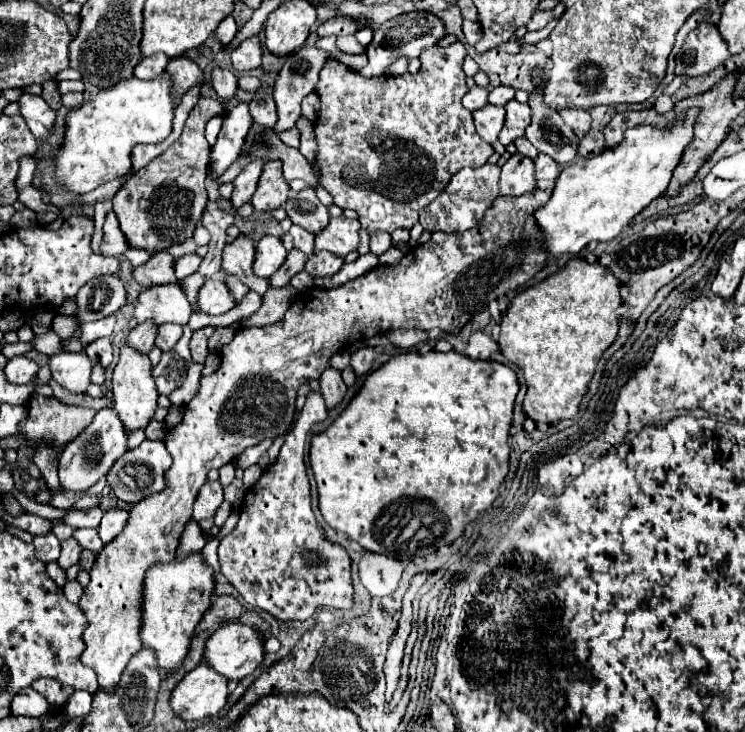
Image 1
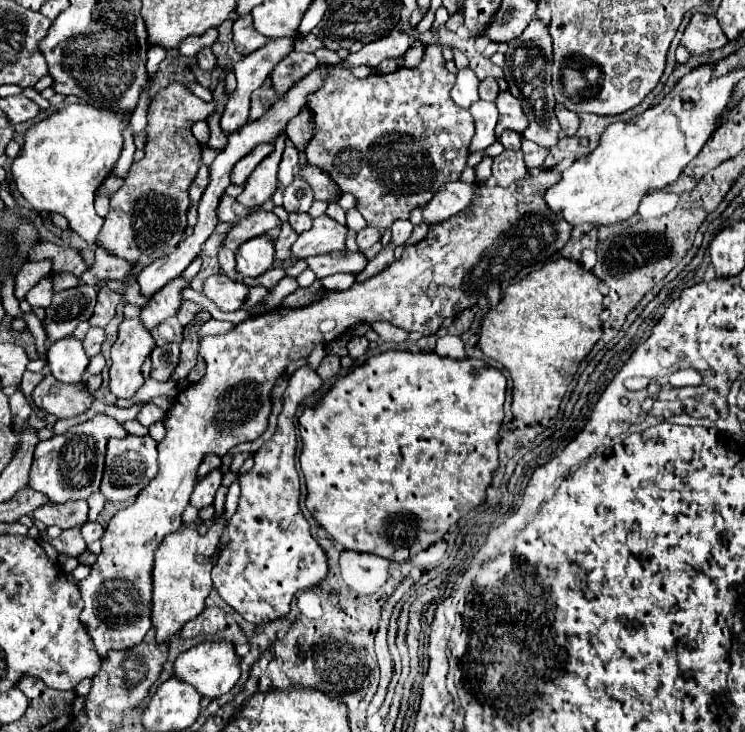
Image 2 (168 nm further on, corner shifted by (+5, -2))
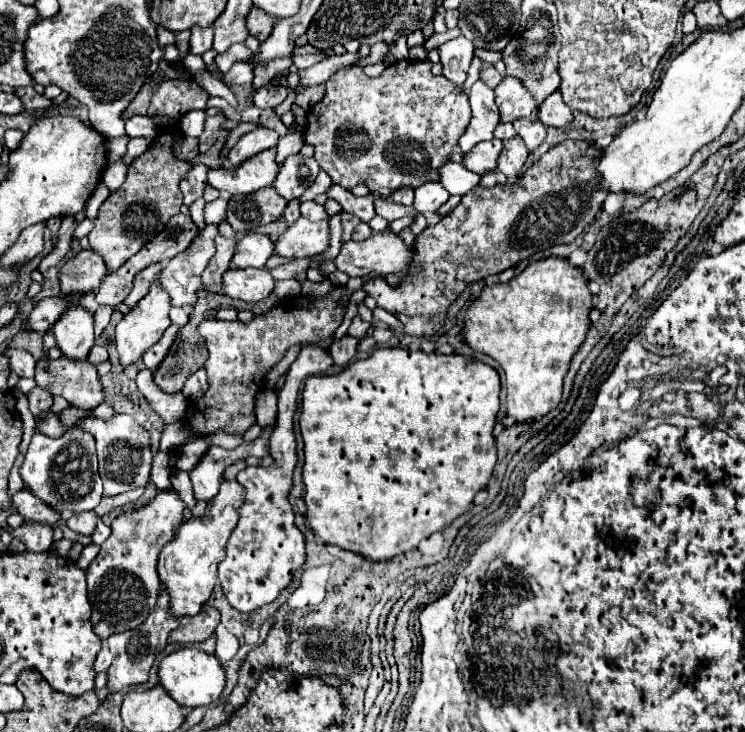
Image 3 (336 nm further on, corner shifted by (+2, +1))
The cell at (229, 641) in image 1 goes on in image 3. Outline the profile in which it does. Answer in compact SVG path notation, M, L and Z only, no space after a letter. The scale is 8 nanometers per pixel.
M184 647L164 655L158 665L158 685L162 685L162 689L182 707L210 705L218 701L224 689L224 669L214 655L208 655L194 647Z

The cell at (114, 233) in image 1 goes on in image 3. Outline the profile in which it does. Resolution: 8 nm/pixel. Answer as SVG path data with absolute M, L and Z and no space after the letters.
M120 159L118 163L110 165L110 167L104 171L104 183L108 185L110 191L116 191L116 189L124 183L124 179L126 179L126 169L128 169L128 165Z

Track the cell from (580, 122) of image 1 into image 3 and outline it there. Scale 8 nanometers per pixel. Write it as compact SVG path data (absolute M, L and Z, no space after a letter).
M554 91L550 97L546 97L540 103L540 107L538 107L538 119L544 125L552 125L552 127L564 127L564 125L568 125L572 121L572 111L562 101L560 91Z

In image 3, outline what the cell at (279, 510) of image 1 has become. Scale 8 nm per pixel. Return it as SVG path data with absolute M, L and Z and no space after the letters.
M304 345L296 357L296 361L290 365L286 373L286 383L278 393L278 417L276 417L276 427L270 437L270 455L274 457L274 463L270 467L246 467L244 471L238 473L238 481L244 485L246 495L244 495L244 505L240 507L240 521L236 529L232 531L232 537L226 547L226 557L218 565L218 581L224 587L224 593L230 601L230 605L238 611L250 613L266 603L272 603L282 589L286 589L294 577L294 573L304 565L306 561L306 551L304 551L304 535L300 529L294 525L294 511L292 505L288 503L288 491L292 487L292 471L296 467L296 441L294 441L294 431L292 431L292 417L296 411L298 403L298 391L302 389L302 383L312 377L326 373L332 367L332 357L326 349L318 345Z

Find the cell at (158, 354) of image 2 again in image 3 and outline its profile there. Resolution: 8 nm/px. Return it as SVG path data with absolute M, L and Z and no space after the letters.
M170 325L170 329L162 335L162 339L160 339L156 345L152 345L152 347L144 353L142 361L144 361L144 365L146 365L150 371L154 371L154 369L160 365L160 361L166 357L166 353L168 353L170 345L172 345L172 343L174 343L174 339L176 339L178 329L180 329L178 325Z

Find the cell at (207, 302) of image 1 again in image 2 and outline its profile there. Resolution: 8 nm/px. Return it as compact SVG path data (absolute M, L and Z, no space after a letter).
M215 274L205 280L203 294L221 310L221 312L235 312L241 308L245 296L247 296L247 286L235 280L229 280L225 274Z

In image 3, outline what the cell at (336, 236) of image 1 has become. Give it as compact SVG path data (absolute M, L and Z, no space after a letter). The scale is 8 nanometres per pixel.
M300 217L292 227L288 227L276 241L276 255L286 259L300 259L320 255L328 249L328 221L308 221Z

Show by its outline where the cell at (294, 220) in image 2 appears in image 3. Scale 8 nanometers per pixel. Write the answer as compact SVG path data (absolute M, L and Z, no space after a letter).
M302 201L300 211L302 211L302 215L308 217L310 221L320 221L320 219L328 219L328 217L330 217L330 215L326 213L324 205L318 205L318 203L314 203L314 201Z

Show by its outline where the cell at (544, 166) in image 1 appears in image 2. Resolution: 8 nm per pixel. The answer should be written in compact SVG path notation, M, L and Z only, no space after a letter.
M523 140L523 148L521 150L523 150L523 158L525 158L525 164L527 164L529 170L541 168L545 158L547 158L547 154L549 154L549 150L545 150L543 146L537 146L537 144L529 142L529 140Z

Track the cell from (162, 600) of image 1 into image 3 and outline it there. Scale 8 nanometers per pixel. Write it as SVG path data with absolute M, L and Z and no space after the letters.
M222 481L218 495L228 495L228 499L212 499L202 517L192 517L184 521L172 541L164 545L158 559L160 581L170 595L170 609L176 617L196 615L202 611L202 605L210 599L214 585L218 583L216 567L224 559L224 549L238 523L238 509L244 503L244 487L238 481Z

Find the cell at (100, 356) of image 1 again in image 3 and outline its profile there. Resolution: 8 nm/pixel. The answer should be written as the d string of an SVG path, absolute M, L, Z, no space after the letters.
M100 305L98 311L94 313L94 327L96 327L96 335L100 335L104 331L104 327L110 323L110 315L112 315L112 309L108 309L108 305Z

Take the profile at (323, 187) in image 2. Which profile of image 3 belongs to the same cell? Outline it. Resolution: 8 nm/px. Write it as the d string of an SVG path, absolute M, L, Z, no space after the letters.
M332 185L326 195L336 199L344 207L346 213L354 213L362 221L370 221L376 215L376 211L374 211L374 195L372 193L366 195L366 197L356 197L348 189L342 189L340 185Z

